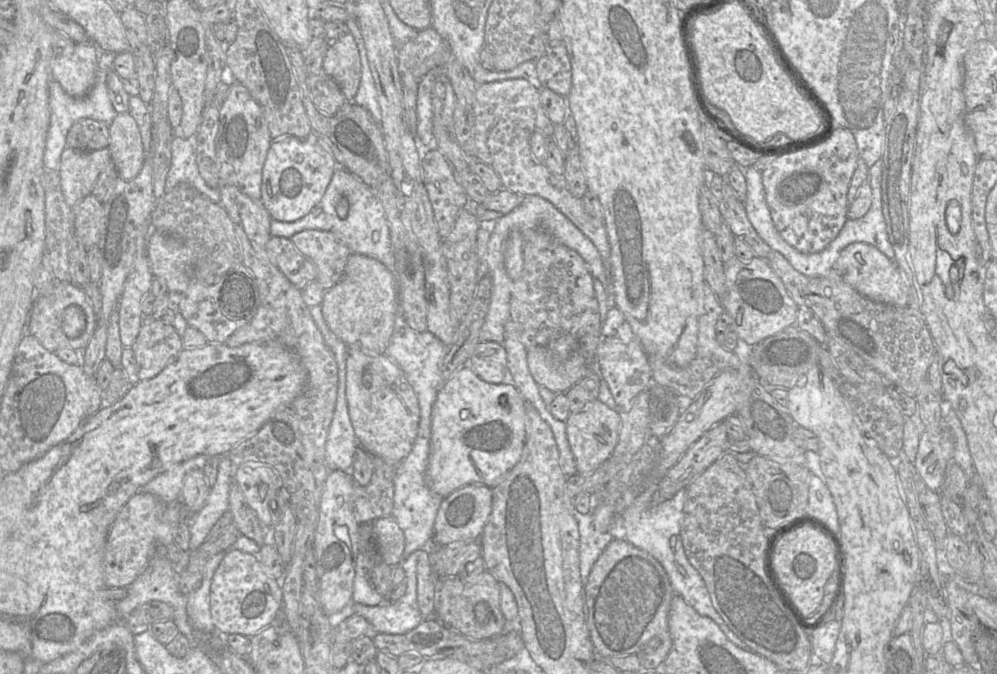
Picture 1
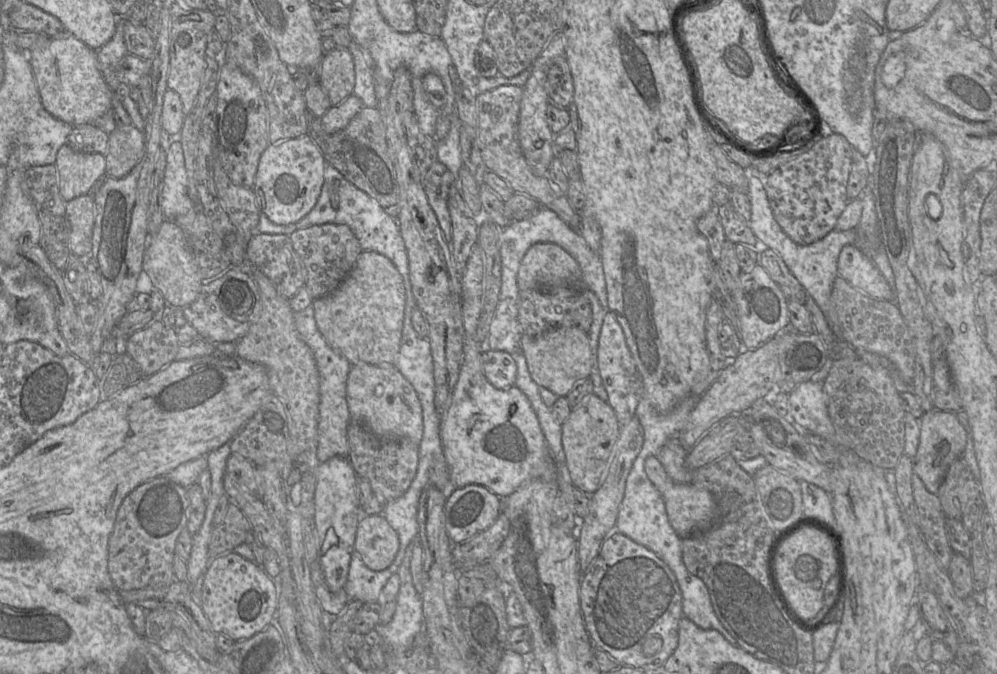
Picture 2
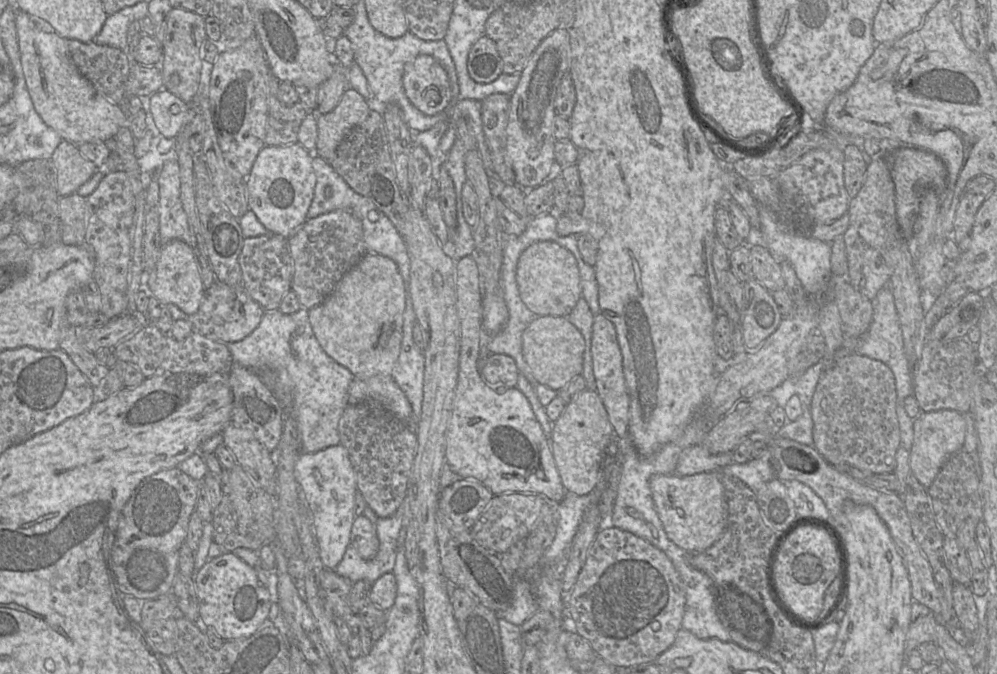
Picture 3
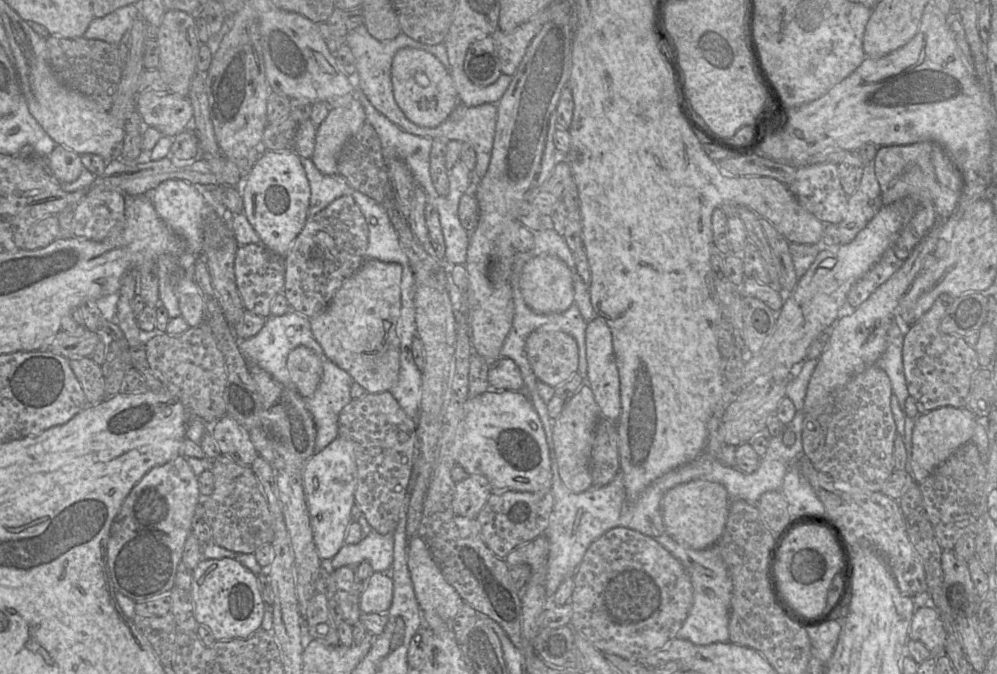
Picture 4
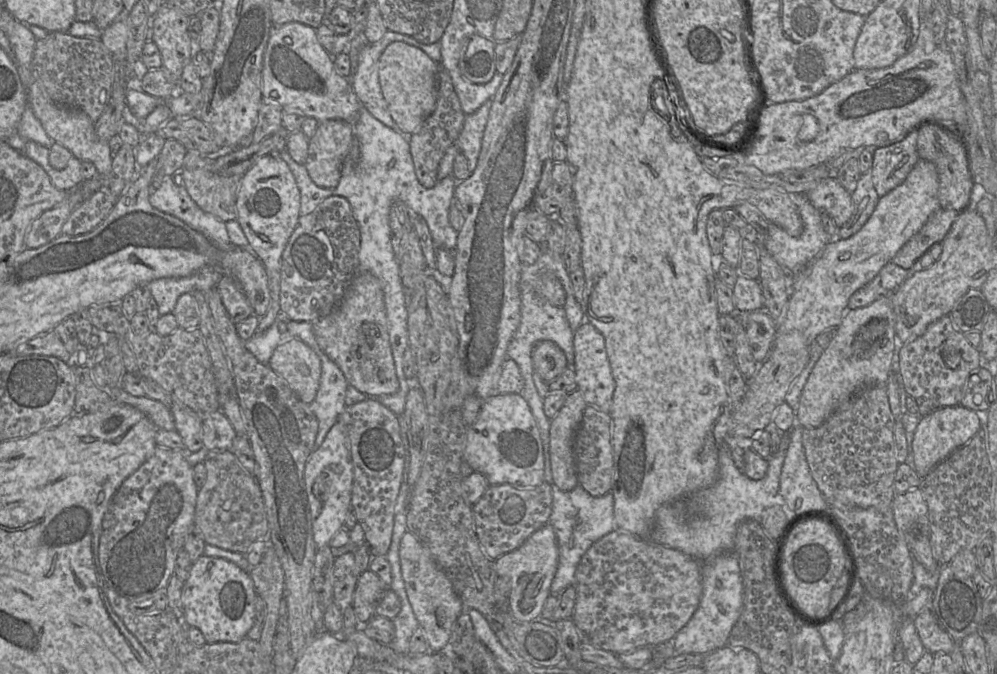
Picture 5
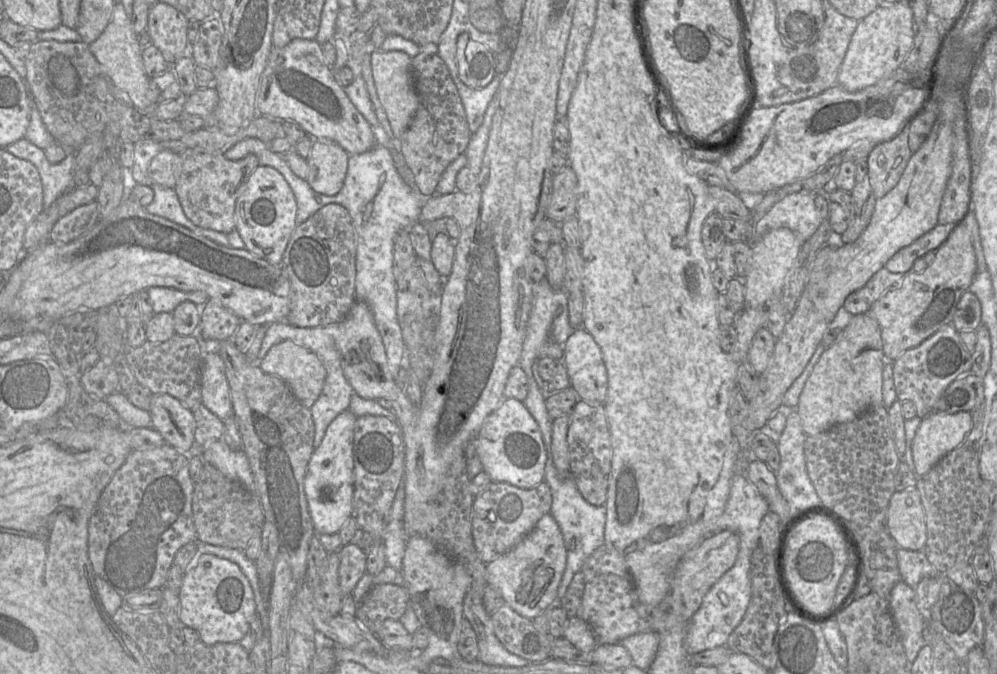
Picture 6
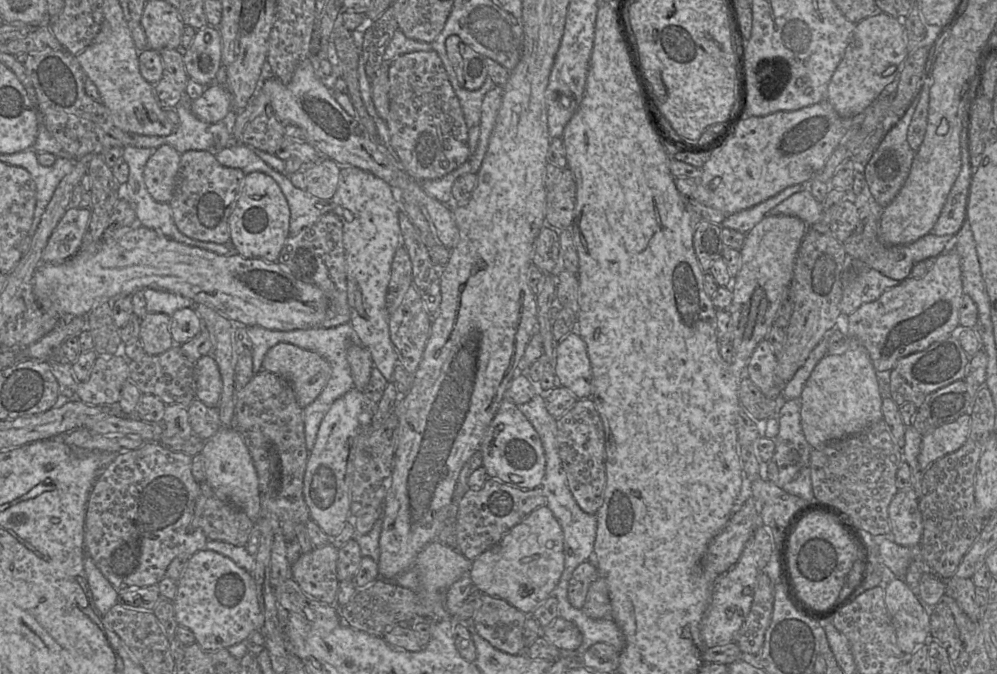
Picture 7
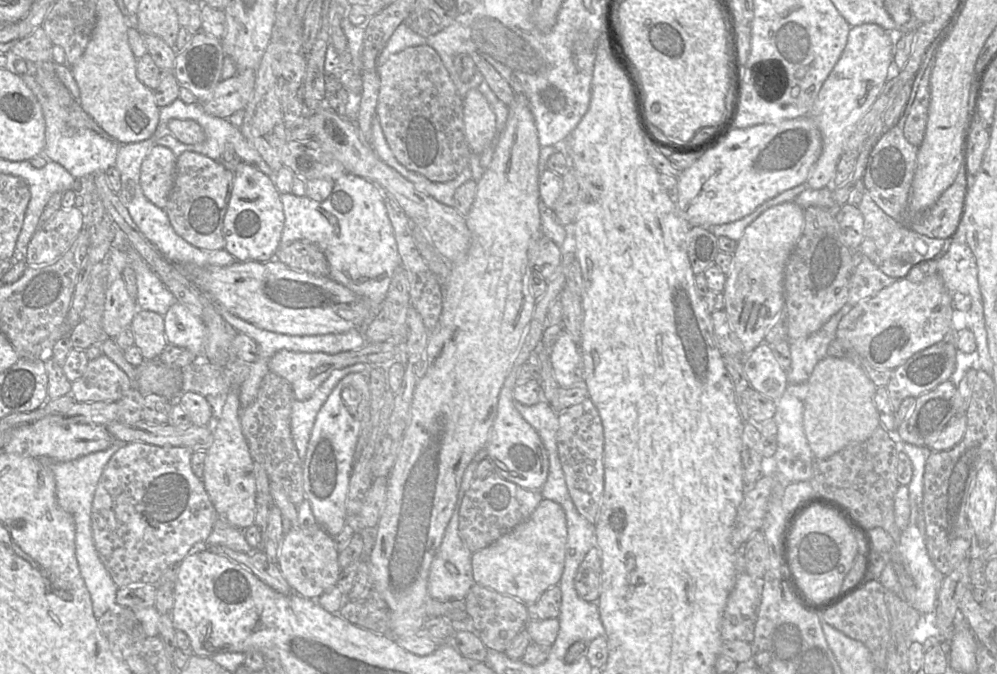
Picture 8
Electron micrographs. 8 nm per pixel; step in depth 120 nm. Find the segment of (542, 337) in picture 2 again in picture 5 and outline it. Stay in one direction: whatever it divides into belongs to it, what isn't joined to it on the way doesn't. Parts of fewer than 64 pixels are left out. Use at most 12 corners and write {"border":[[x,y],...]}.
{"border":[[549,340],[532,351],[535,371],[545,382],[567,368],[563,350]]}

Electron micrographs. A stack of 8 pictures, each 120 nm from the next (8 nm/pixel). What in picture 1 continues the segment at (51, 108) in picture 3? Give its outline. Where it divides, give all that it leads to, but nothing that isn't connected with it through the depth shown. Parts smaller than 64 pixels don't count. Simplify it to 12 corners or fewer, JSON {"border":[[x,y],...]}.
{"border":[[90,40],[51,61],[51,79],[82,97],[92,88],[99,49]]}

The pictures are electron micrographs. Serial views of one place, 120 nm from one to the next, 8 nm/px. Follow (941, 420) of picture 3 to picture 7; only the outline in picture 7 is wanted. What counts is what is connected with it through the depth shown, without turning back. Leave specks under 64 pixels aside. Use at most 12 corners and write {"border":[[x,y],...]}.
{"border":[[961,415],[923,436],[918,462],[926,470],[957,451],[971,430]]}

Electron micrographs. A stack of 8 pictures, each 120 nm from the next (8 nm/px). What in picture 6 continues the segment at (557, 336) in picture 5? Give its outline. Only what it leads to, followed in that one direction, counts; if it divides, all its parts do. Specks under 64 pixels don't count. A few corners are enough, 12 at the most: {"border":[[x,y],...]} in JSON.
{"border":[[545,278],[534,283],[534,298],[519,366],[534,379],[532,365],[549,356],[564,360],[564,345],[551,339],[567,292]]}

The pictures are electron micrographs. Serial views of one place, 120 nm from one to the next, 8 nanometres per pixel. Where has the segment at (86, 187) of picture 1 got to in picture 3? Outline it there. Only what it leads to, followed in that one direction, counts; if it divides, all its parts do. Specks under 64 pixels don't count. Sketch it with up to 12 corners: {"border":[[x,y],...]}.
{"border":[[62,140],[51,157],[57,192],[76,193],[98,170]]}

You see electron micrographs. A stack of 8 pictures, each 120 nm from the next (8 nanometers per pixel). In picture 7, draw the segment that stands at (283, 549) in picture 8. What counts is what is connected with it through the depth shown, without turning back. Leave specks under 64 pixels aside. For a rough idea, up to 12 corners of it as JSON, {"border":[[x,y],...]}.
{"border":[[338,548],[302,553],[291,578],[315,600],[335,605]]}

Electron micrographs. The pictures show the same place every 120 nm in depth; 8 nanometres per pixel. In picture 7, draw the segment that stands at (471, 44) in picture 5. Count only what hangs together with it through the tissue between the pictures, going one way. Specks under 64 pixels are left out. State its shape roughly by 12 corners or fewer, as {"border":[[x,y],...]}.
{"border":[[447,38],[446,50],[460,86],[479,89],[488,78],[487,57]]}

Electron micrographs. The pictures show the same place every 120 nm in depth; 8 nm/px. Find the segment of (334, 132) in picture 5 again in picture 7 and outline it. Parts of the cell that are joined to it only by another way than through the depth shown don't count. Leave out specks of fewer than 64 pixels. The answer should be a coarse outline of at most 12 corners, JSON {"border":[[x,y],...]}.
{"border":[[327,157],[305,166],[306,191],[332,198],[341,166]]}

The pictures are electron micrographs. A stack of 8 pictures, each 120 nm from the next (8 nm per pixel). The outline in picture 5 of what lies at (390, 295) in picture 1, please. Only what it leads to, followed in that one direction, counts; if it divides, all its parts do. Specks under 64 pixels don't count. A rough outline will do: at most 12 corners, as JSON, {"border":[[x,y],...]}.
{"border":[[358,272],[313,322],[320,349],[368,397],[398,390],[384,294]]}

